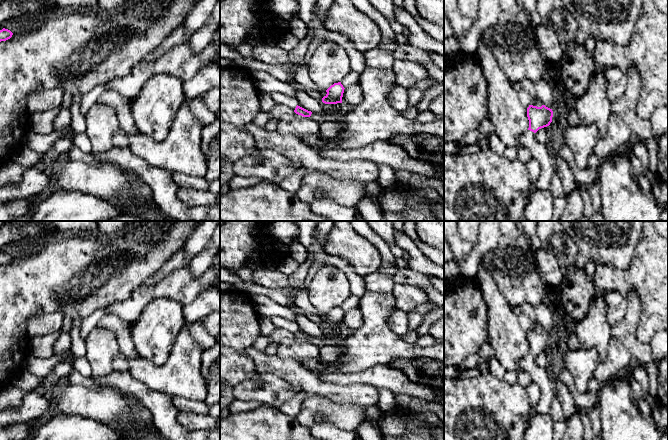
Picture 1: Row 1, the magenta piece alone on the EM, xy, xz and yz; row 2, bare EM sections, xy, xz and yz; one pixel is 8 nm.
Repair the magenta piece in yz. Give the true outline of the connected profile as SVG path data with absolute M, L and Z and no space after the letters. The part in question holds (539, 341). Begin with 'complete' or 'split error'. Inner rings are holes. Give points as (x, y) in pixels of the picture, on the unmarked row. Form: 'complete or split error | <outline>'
split error | M529 329L527 332L527 341L529 344L528 355L523 358L519 365L522 370L528 372L532 382L536 383L541 390L541 399L535 407L535 413L547 414L553 398L556 395L555 386L552 383L549 374L545 368L540 368L534 358L541 352L547 351L552 346L552 333L542 329L541 331Z

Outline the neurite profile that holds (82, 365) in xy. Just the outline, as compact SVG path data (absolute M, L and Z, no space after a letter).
M86 357L76 358L73 362L73 368L86 377L90 377L92 374L91 365Z

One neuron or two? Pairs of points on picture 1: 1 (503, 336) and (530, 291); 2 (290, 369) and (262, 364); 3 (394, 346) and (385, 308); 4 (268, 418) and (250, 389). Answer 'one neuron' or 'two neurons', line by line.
1: two neurons
2: one neuron
3: one neuron
4: two neurons

